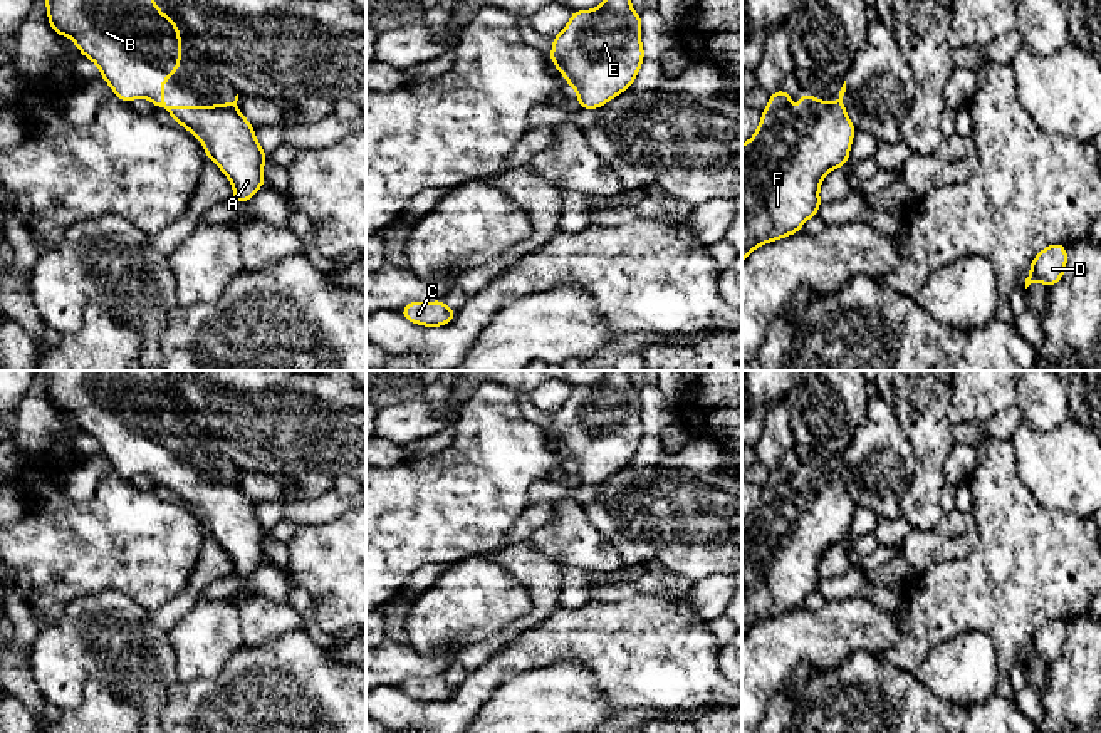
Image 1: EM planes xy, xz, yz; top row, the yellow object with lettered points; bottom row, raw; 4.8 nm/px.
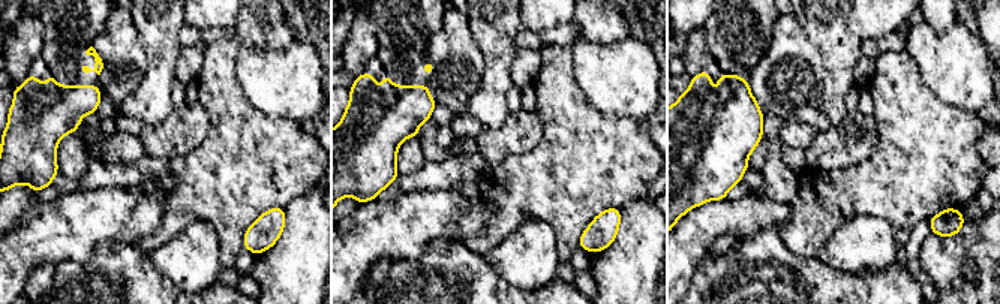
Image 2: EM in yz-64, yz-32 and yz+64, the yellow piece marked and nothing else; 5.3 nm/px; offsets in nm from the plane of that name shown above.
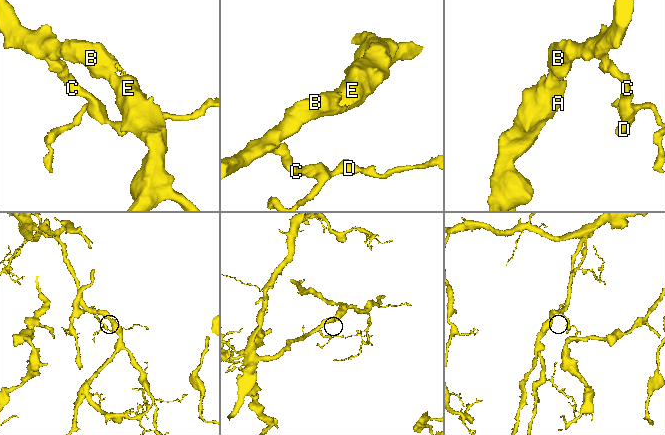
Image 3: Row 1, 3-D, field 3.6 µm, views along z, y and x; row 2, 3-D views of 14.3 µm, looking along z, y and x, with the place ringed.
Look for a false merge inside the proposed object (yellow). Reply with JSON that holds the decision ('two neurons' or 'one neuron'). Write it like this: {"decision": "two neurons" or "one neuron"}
{"decision": "one neuron"}

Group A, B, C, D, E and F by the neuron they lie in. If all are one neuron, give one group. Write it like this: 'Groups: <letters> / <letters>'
Groups: A B C D E F

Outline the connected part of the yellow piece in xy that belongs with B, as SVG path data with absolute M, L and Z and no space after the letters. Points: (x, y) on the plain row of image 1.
M42 371L47 392L57 411L67 411L82 431L101 446L101 453L124 478L144 473L193 508L233 562L232 575L248 577L265 559L262 547L269 535L255 513L253 502L238 486L237 476L217 481L164 481L163 460L178 446L181 421L178 401L166 392L151 371Z

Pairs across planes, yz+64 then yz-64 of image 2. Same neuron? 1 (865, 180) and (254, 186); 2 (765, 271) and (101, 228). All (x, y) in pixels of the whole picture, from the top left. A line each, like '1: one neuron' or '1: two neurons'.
1: one neuron
2: two neurons

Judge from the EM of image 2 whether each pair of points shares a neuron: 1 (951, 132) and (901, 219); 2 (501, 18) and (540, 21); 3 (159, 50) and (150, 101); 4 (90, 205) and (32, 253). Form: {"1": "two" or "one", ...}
{"1": "one", "2": "two", "3": "one", "4": "one"}

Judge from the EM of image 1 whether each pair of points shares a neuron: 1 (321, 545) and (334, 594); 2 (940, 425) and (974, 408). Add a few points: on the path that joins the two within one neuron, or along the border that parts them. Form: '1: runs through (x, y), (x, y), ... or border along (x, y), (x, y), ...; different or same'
1: runs through (328, 557), (334, 564), (334, 582); same
2: border along (950, 388), (954, 418); different

